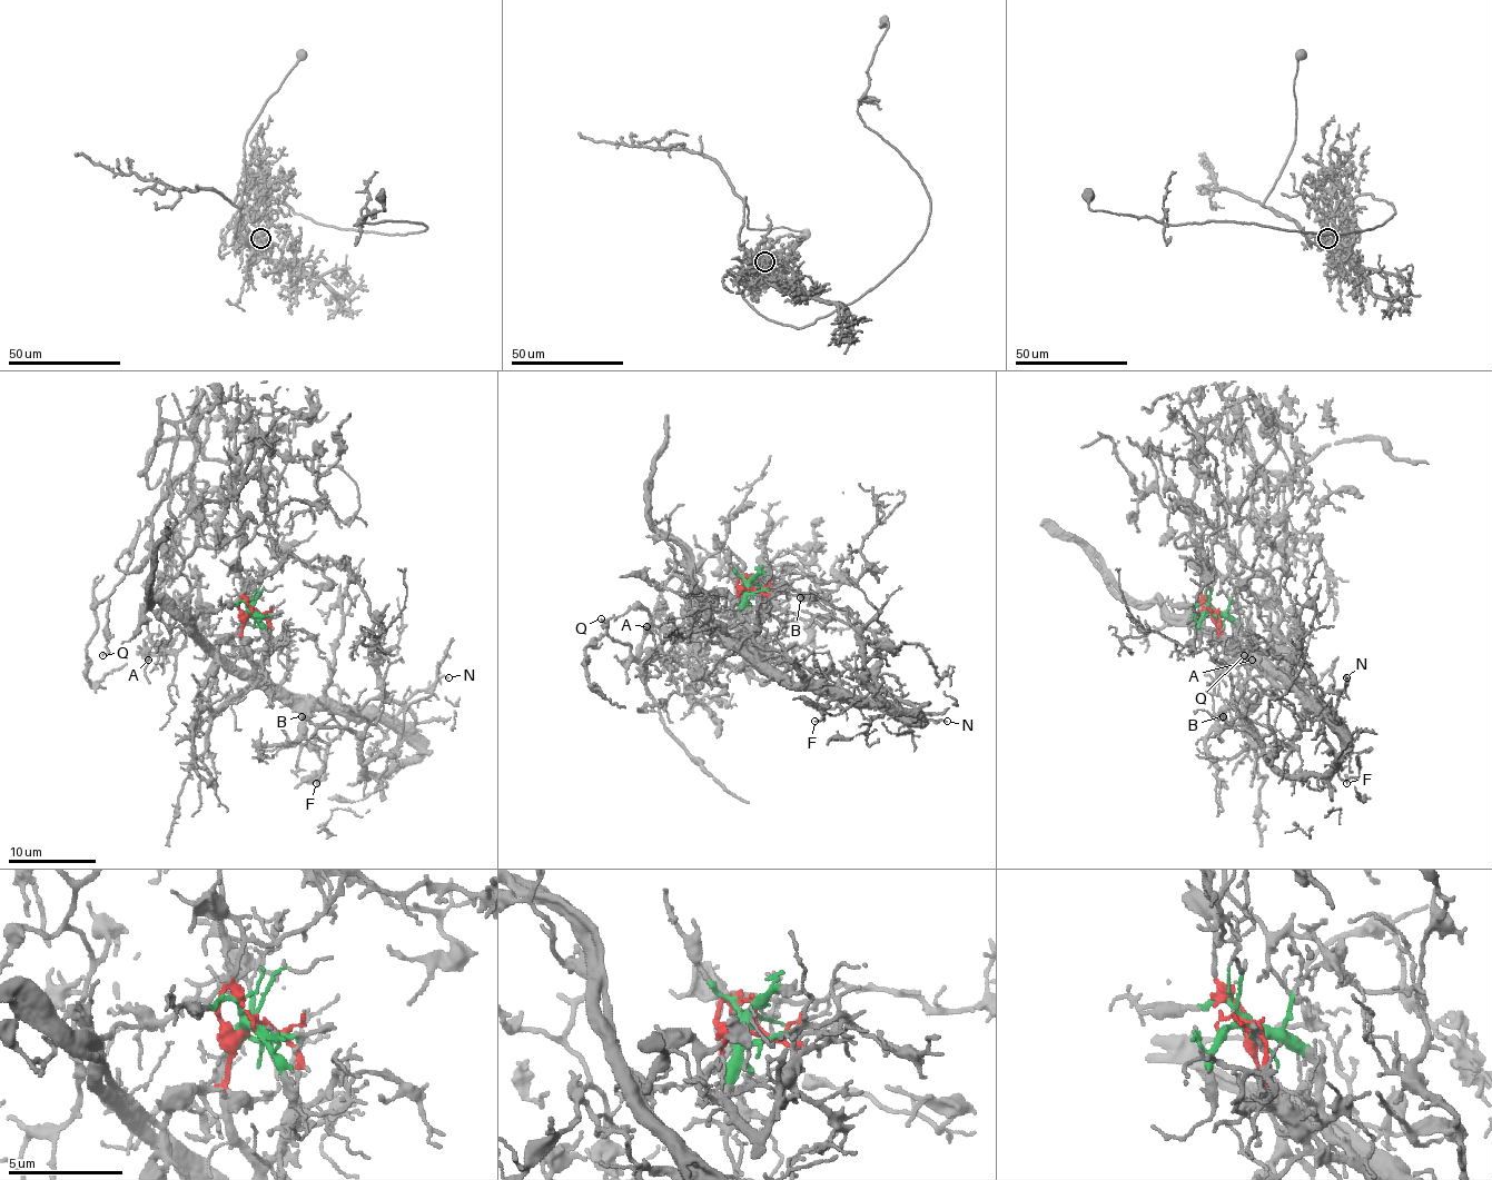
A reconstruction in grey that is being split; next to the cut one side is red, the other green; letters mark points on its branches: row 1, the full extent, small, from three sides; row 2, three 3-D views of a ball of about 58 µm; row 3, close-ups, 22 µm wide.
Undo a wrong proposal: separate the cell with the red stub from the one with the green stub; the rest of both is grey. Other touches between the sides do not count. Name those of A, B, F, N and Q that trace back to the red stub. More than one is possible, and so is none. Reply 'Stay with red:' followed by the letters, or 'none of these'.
Stay with red: A, Q

